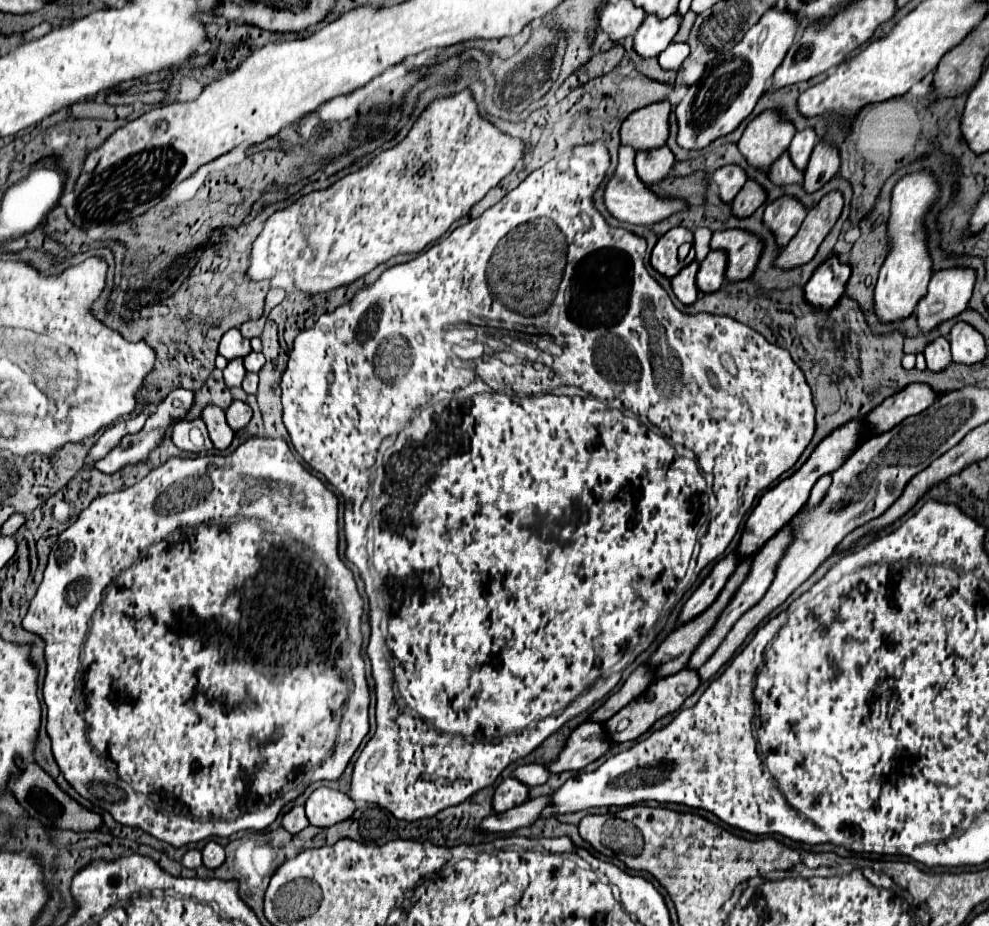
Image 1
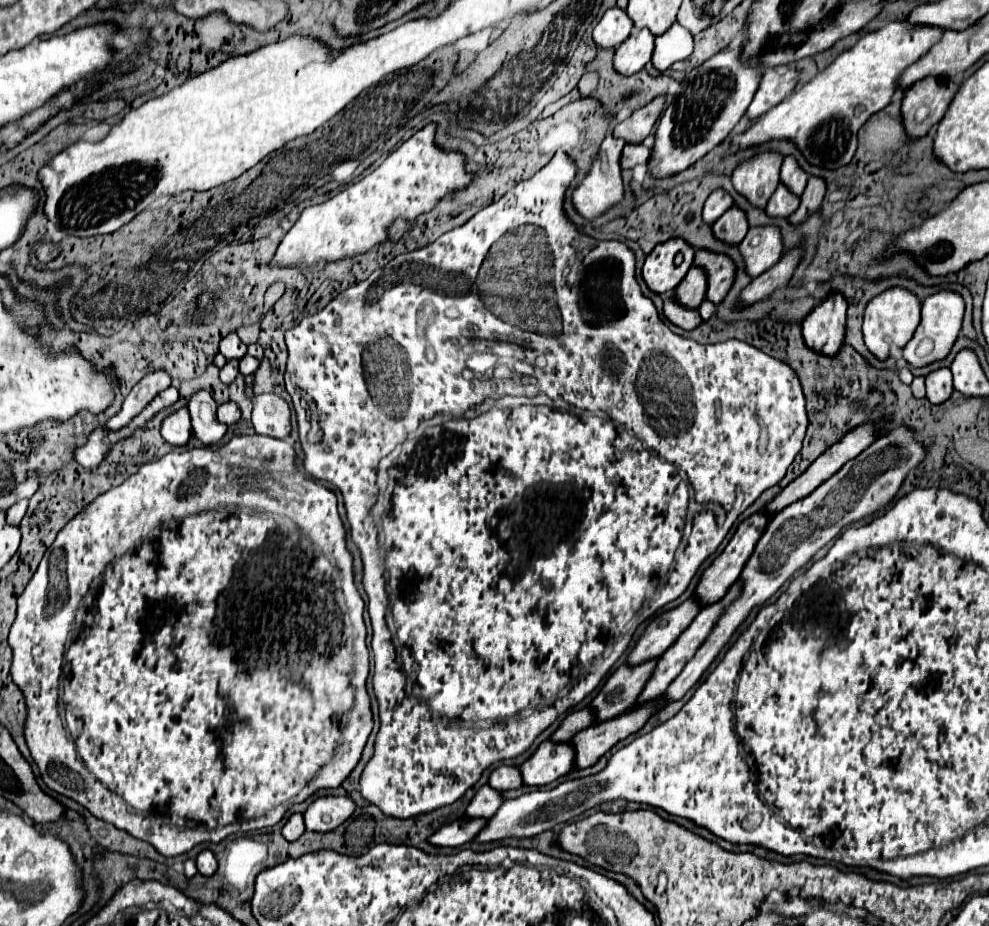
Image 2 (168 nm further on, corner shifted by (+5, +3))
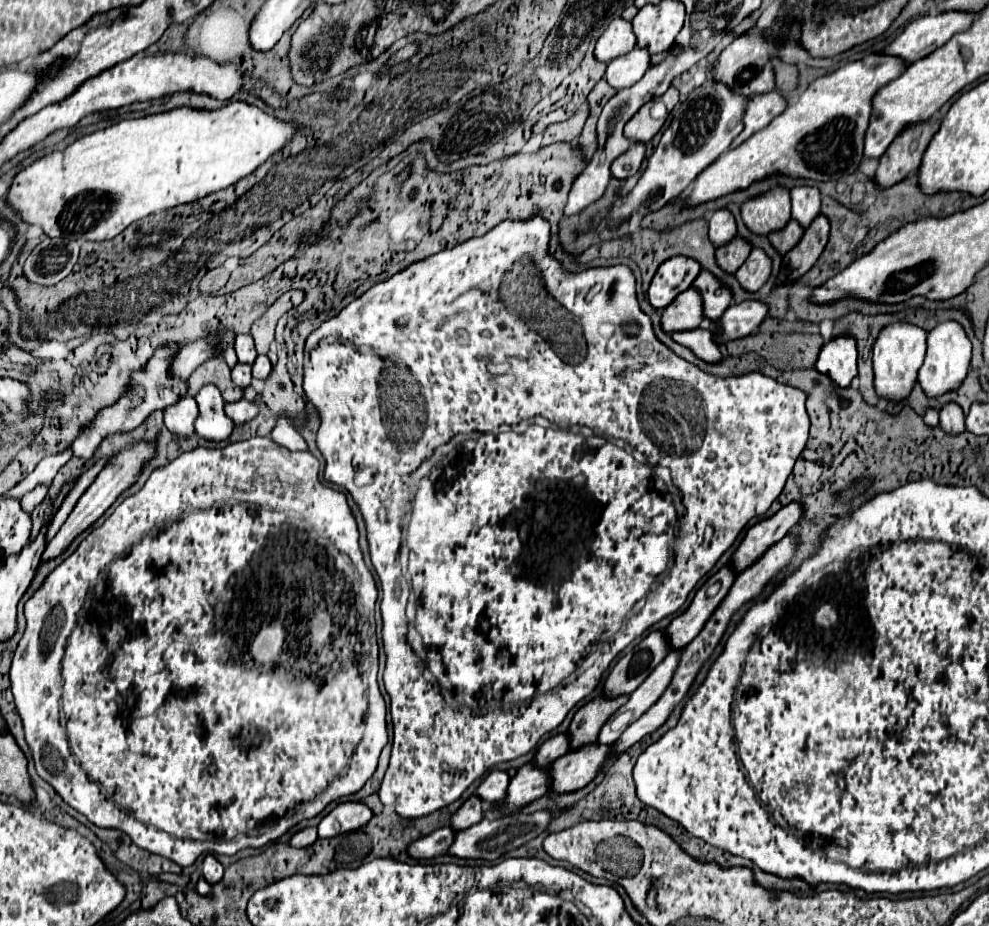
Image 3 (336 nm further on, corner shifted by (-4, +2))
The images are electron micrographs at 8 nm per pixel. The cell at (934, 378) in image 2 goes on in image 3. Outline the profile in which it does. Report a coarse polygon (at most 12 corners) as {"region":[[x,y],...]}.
{"region":[[959,405],[941,409],[939,427],[949,435],[965,431],[965,415]]}

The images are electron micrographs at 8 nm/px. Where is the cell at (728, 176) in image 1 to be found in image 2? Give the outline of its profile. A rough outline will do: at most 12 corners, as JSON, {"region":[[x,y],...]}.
{"region":[[716,188],[704,202],[704,222],[714,224],[732,206],[732,196]]}

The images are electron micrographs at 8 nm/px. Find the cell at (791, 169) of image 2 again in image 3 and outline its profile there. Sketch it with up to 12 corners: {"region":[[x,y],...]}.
{"region":[[815,187],[791,191],[793,219],[807,229],[821,209]]}

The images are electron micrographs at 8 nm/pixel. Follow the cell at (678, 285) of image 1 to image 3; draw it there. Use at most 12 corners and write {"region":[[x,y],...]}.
{"region":[[711,331],[673,333],[675,343],[691,349],[705,363],[723,357]]}

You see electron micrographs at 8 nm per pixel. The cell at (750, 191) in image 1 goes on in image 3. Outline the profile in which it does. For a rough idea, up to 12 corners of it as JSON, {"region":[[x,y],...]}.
{"region":[[735,237],[717,249],[715,261],[725,273],[737,273],[751,245]]}

